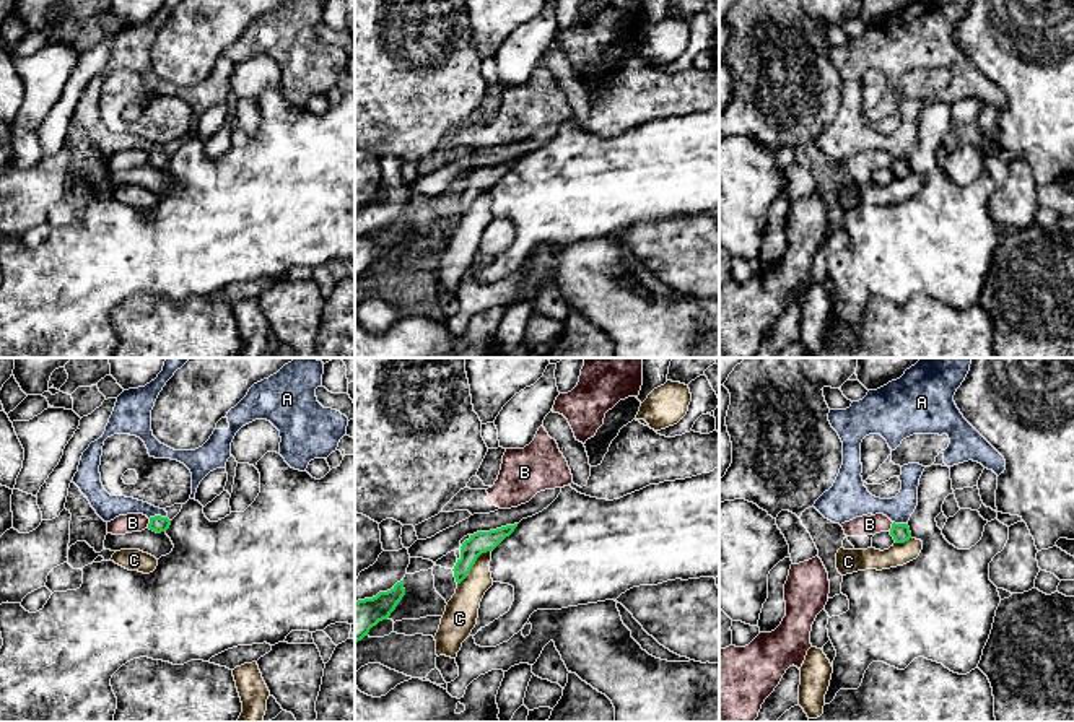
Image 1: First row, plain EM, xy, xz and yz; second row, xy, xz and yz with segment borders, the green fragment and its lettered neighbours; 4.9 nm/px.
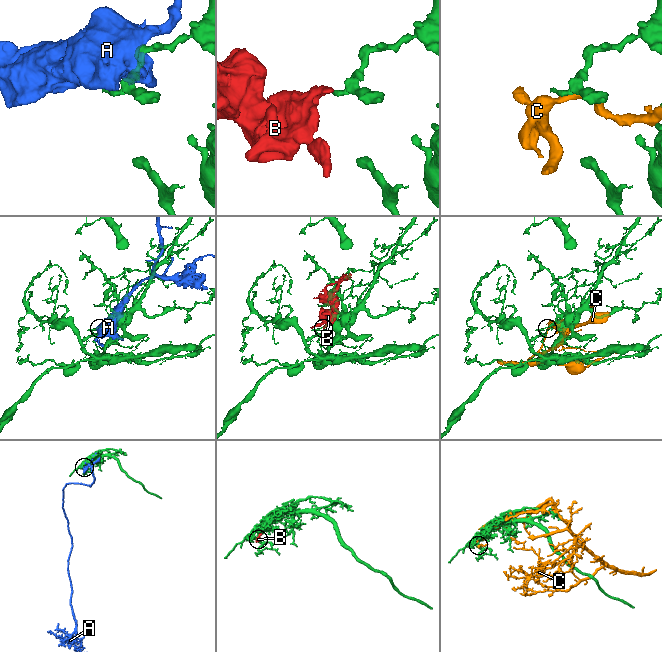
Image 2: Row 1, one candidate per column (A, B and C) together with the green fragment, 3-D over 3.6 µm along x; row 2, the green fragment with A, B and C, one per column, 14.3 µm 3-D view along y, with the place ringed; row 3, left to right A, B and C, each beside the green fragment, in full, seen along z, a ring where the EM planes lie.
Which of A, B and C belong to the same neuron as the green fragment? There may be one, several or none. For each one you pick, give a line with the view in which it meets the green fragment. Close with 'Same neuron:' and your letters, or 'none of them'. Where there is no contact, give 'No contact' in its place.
Same neuron: none of them

